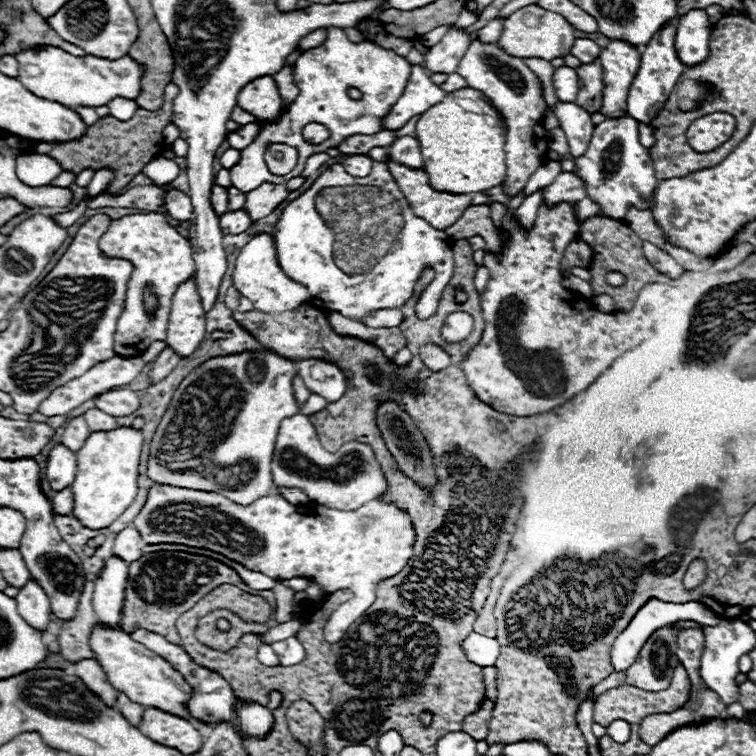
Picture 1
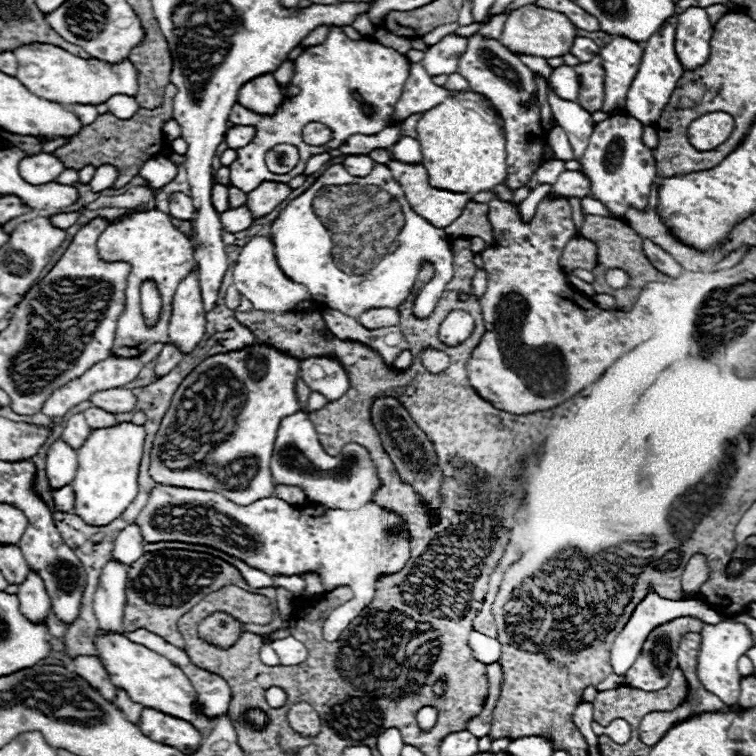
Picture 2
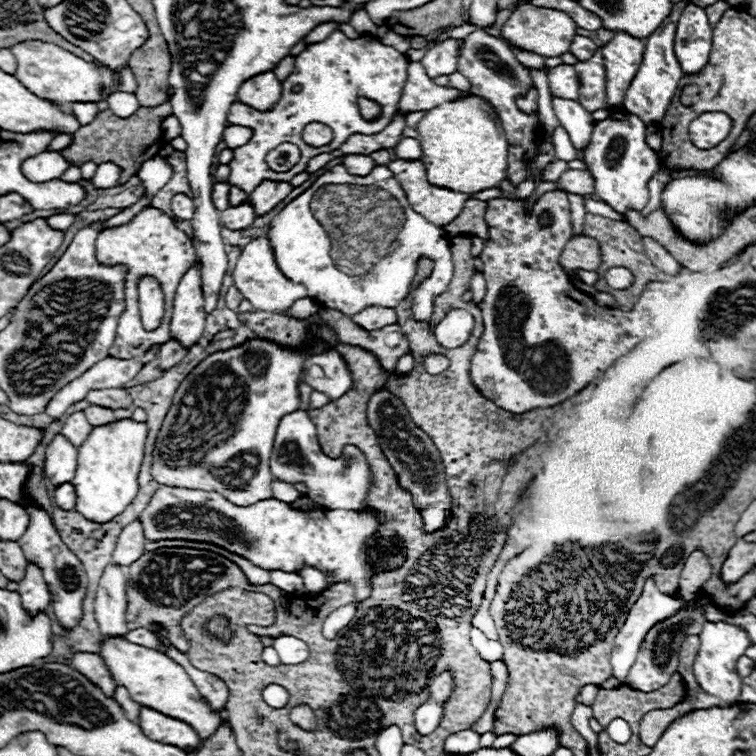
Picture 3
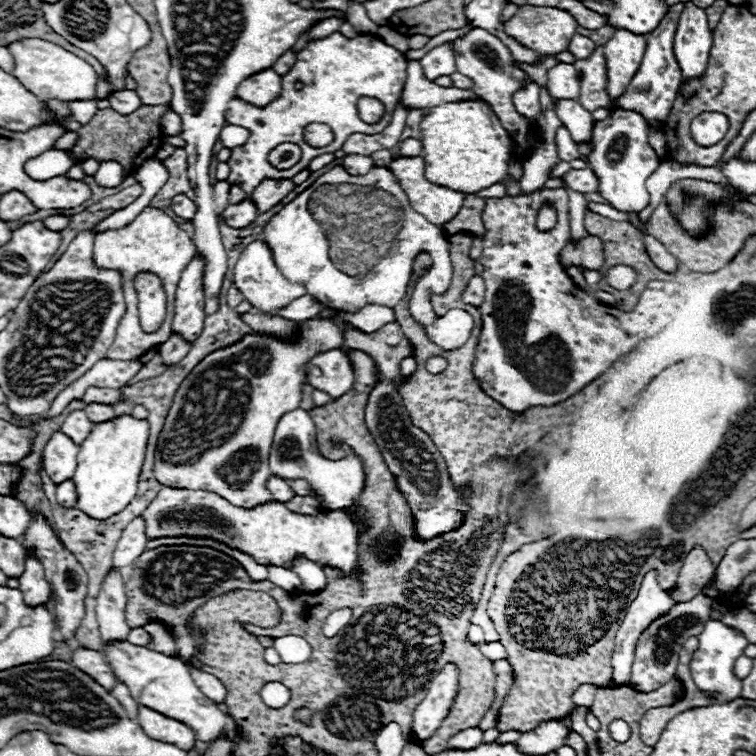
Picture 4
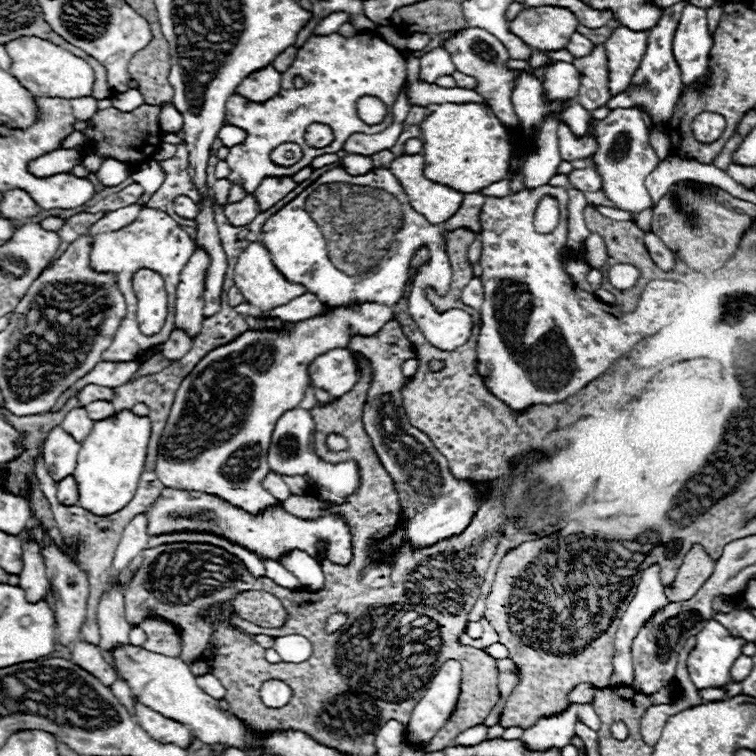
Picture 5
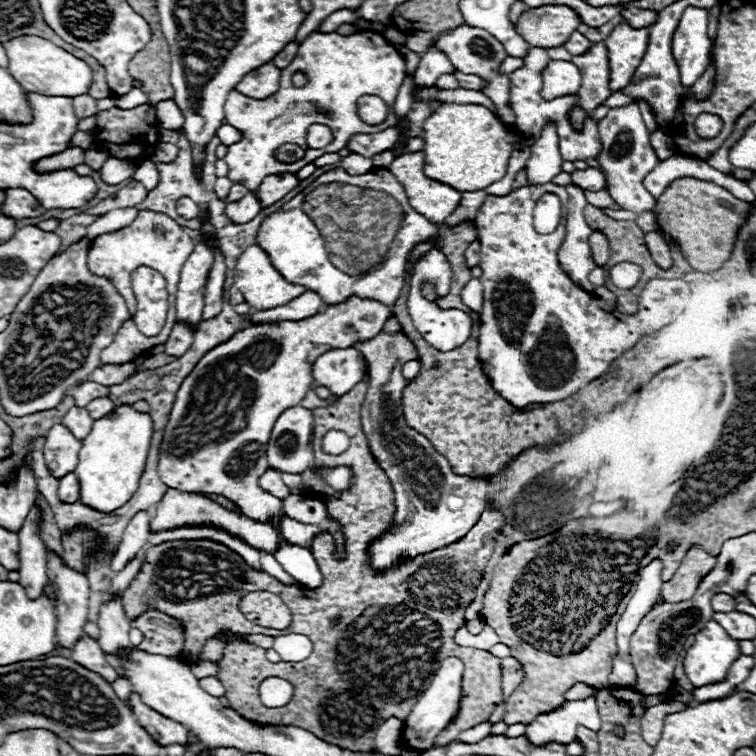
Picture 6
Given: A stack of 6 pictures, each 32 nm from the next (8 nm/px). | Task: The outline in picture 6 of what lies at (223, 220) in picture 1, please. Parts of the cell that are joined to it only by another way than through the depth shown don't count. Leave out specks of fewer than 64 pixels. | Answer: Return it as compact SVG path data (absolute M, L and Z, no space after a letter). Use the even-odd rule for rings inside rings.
M248 192L242 200L228 204L228 218L236 220L236 224L244 224L252 220L260 212L260 200L254 192Z

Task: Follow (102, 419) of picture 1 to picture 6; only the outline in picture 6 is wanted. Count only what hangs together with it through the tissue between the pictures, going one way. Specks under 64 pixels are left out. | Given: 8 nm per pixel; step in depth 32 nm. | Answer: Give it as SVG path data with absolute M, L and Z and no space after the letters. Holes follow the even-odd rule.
M104 396L104 398L94 398L86 408L88 408L90 416L92 416L94 420L98 420L100 416L108 414L108 412L112 410L112 406L114 406L114 402L112 402L108 396Z

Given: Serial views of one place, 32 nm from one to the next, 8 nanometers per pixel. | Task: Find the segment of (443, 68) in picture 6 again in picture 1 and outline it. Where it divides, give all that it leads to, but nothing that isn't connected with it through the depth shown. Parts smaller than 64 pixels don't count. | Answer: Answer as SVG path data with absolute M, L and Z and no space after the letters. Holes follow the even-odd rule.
M450 30L438 44L428 48L422 66L430 74L436 74L436 72L452 74L456 72L458 62L464 56L468 44L470 44L470 38L462 30Z

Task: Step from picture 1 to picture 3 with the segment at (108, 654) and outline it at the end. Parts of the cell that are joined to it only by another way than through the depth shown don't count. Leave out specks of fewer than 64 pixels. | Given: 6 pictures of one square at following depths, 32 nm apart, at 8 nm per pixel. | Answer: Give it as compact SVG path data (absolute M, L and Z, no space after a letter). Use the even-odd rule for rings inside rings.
M126 638L104 640L100 654L106 666L110 668L114 682L124 684L132 700L136 700L140 706L156 708L156 712L164 712L166 716L176 716L176 720L184 720L186 724L192 724L200 740L208 740L220 728L222 724L220 712L214 712L210 708L210 704L202 698L202 694L198 692L190 676L184 672L184 668L172 658L138 644L130 644Z

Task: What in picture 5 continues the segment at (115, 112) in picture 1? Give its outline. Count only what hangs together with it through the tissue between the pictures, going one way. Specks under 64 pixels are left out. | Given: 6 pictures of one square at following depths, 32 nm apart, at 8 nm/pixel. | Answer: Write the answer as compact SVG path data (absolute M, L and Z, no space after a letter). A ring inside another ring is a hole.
M132 88L132 90L124 92L124 94L114 94L112 96L112 106L122 110L122 112L130 112L130 110L142 106L142 104L144 104L144 96L140 94L138 88Z

